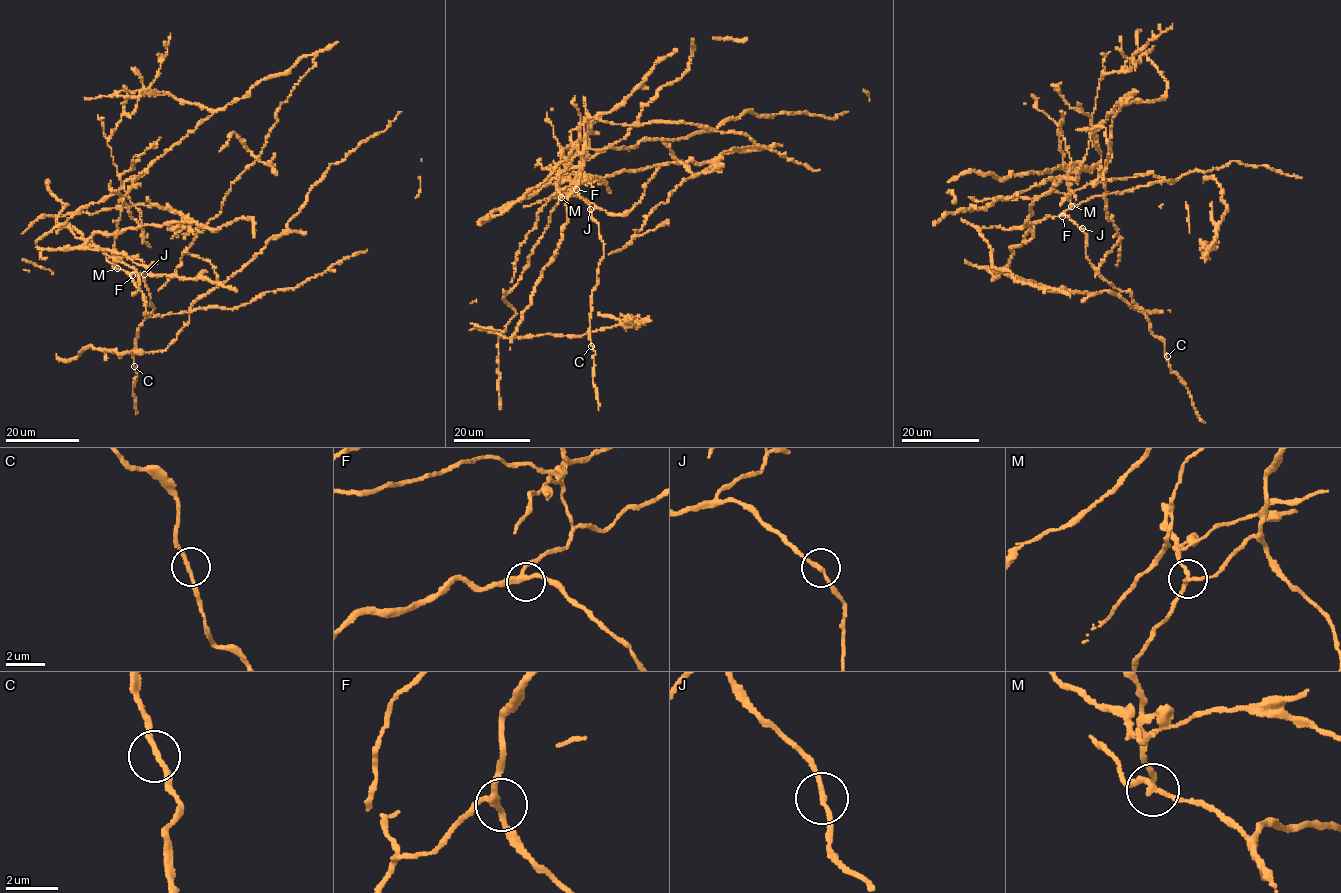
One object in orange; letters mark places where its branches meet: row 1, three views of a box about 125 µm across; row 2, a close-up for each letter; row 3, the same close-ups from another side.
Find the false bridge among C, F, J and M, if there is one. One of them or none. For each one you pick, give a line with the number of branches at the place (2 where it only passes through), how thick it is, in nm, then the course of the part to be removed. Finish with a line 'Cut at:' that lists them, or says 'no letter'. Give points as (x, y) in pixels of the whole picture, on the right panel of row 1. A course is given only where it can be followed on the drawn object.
M: branches 3; calibre 170 nm; course (1071, 206), (1065, 166), (1100, 161), (1091, 134), (1134, 91), (1110, 129), (1104, 194), (1119, 237), (1096, 278)
Cut at: M

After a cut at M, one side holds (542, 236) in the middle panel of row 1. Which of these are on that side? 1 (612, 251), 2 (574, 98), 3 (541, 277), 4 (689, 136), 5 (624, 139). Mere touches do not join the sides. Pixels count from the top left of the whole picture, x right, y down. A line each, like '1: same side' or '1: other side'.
1: other side
2: other side
3: same side
4: same side
5: other side

